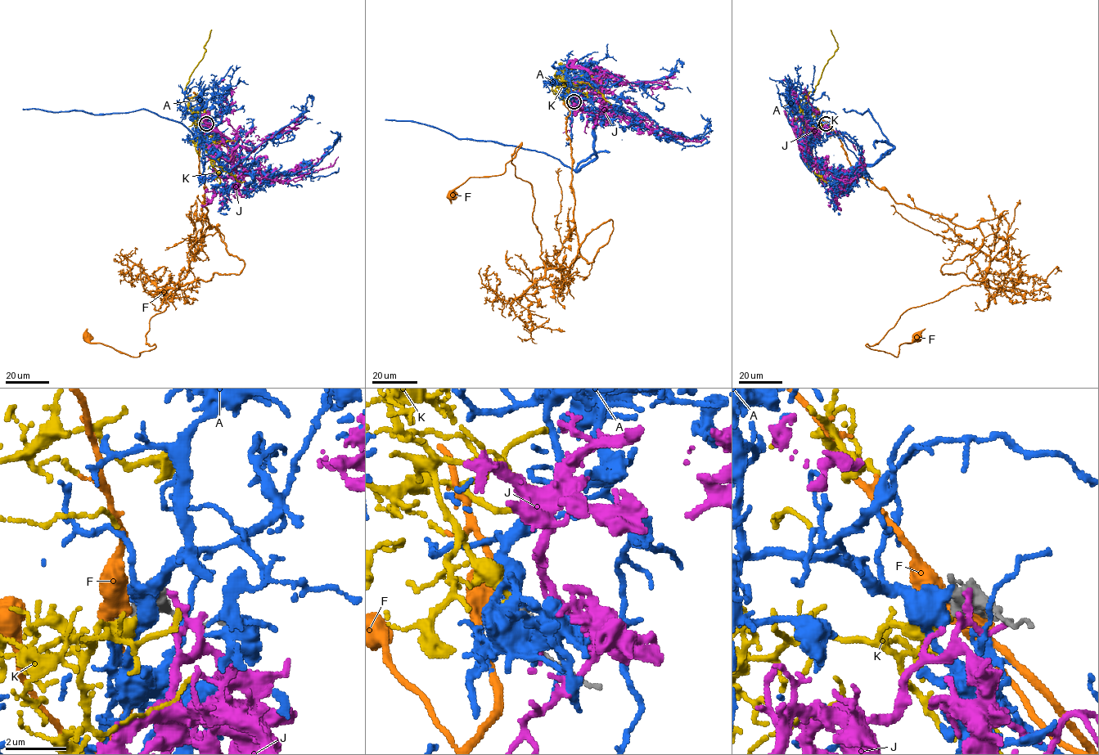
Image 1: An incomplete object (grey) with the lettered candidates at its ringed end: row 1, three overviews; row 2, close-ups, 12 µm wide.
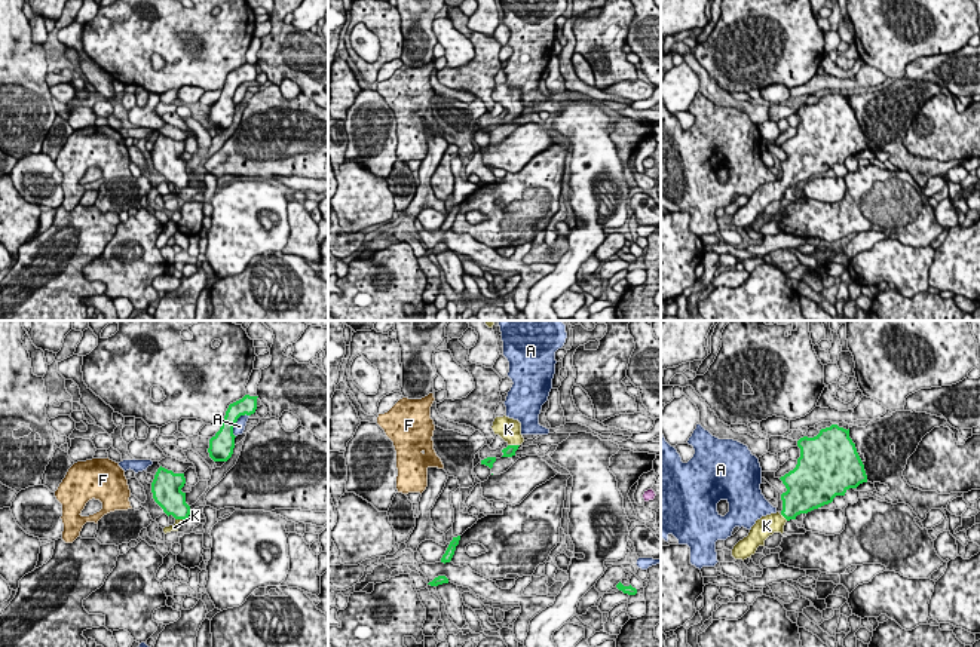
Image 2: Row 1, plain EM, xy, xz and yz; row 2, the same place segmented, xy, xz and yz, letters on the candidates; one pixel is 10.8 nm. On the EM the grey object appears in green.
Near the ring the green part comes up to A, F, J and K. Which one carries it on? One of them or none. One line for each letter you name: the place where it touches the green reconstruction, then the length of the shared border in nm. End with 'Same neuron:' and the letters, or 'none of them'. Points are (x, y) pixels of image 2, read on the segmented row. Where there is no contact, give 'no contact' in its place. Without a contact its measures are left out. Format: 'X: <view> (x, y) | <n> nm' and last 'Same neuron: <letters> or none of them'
K: xz (514, 445) | 130 nm
Same neuron: K

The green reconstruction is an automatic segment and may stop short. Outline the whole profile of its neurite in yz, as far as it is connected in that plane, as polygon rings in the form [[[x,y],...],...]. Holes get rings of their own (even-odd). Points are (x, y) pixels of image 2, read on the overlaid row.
[[[832,424],[814,438],[800,438],[797,447],[800,457],[796,467],[780,478],[787,488],[781,494],[783,510],[756,521],[748,536],[734,546],[735,559],[751,558],[769,536],[784,533],[787,521],[829,505],[836,496],[845,496],[849,488],[867,482],[849,429]]]

